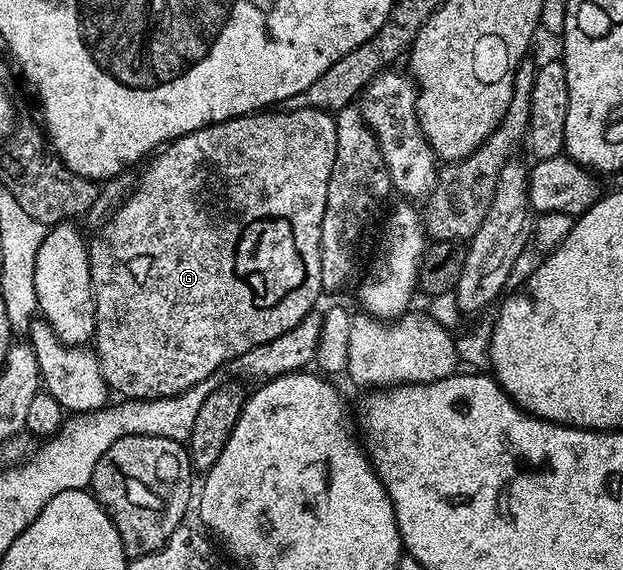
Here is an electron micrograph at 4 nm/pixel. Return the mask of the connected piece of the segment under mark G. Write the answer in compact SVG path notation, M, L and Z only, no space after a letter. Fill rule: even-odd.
M286 107L276 108L274 111L256 111L254 113L245 113L241 117L230 117L227 121L218 121L215 125L206 125L192 133L186 133L183 137L179 137L160 148L158 152L150 158L151 162L147 165L147 170L143 173L143 178L138 178L137 184L127 195L127 200L116 209L115 214L98 230L99 233L95 238L89 241L89 256L91 258L91 286L95 292L95 336L93 338L93 348L97 356L99 356L99 366L101 367L101 375L105 379L108 390L112 394L120 393L120 398L134 399L136 401L154 401L157 397L177 397L180 393L191 389L197 383L201 383L206 377L214 377L222 370L230 361L234 361L237 357L243 357L245 351L249 351L253 347L257 347L261 343L269 343L273 339L277 339L277 335L285 335L293 327L297 327L297 323L301 323L301 319L305 319L307 313L312 312L316 308L315 300L324 292L321 279L321 221L325 216L325 203L329 195L329 175L333 175L333 159L337 159L337 127L332 114L326 113L323 109L293 109ZM259 205L267 205L269 213L259 213ZM247 213L259 213L259 217L251 217L251 221L247 221ZM253 229L273 229L273 233L288 233L291 231L291 251L283 249L279 243L287 243L289 237L271 237L273 243L277 247L273 247L273 251L255 251L257 247L253 247L251 251L251 231Z

